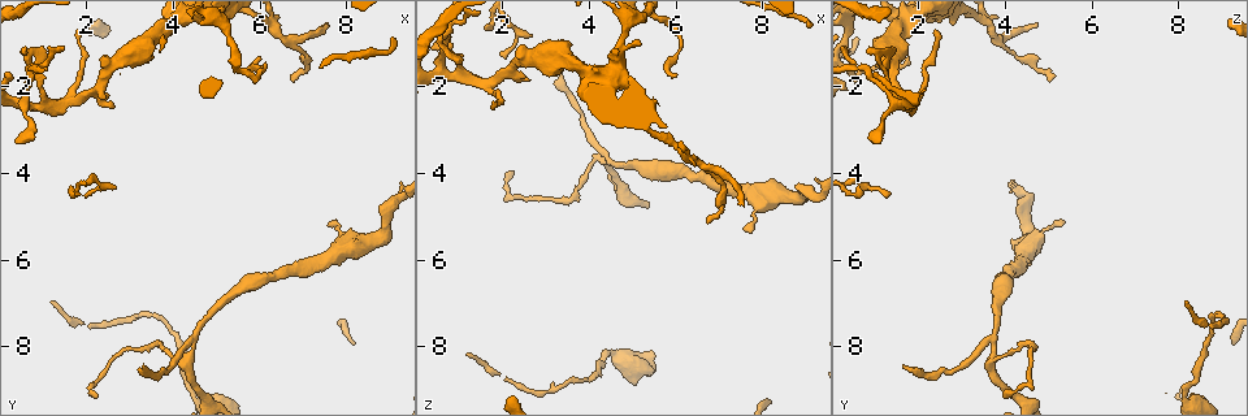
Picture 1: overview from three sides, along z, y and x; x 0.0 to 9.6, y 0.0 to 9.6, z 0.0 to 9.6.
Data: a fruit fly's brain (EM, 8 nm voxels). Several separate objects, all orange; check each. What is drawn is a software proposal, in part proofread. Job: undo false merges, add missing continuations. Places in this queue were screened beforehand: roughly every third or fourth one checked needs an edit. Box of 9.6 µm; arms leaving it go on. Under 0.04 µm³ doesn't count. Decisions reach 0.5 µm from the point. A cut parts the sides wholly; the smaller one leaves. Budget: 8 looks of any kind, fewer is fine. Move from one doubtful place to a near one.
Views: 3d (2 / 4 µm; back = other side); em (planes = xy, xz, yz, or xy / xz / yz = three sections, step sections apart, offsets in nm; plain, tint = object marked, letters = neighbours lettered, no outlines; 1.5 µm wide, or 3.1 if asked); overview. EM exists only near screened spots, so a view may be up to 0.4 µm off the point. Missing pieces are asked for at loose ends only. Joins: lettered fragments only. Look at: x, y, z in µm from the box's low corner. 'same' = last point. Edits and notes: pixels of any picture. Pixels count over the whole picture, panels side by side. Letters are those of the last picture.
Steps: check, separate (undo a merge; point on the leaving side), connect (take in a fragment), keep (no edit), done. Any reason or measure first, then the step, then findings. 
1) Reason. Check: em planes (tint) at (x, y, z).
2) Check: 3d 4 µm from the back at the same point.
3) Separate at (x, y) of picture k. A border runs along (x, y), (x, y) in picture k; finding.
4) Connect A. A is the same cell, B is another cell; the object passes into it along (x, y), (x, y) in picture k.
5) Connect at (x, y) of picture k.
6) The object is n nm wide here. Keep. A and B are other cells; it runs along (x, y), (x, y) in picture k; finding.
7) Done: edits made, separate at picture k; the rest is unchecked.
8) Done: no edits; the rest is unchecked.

End of a long branch. Check: 3d 4 µm at (2.05, 7.50, 8.75).

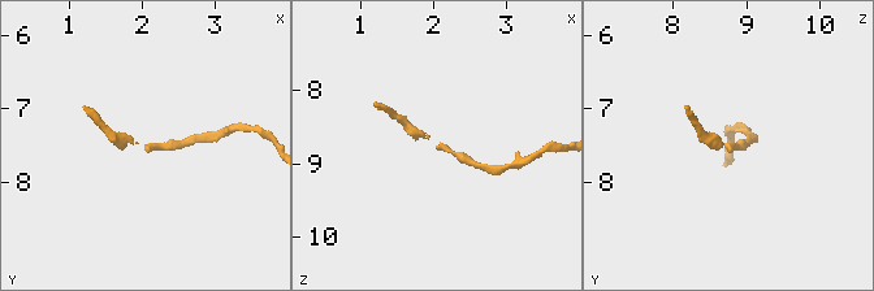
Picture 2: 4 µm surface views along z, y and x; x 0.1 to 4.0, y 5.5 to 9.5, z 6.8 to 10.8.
Check: em planes (letters) at (2.05, 7.55, 8.85).

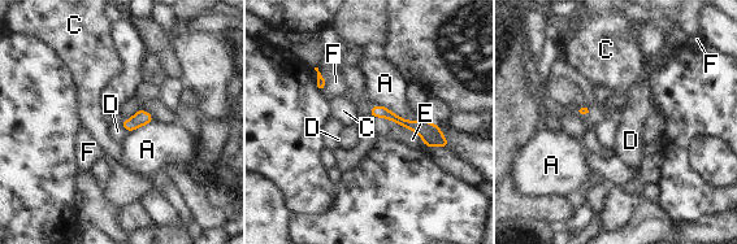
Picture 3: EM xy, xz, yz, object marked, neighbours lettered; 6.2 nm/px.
The object is 80 nm wide here. Keep. A, C, D, E and F are other cells; it runs along (372, 110), (420, 126), (445, 143) in picture 3; none of them fits.

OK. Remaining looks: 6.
Free end. Check: em xz step 8 (tint) at (6.70, 1.70, 5.20).

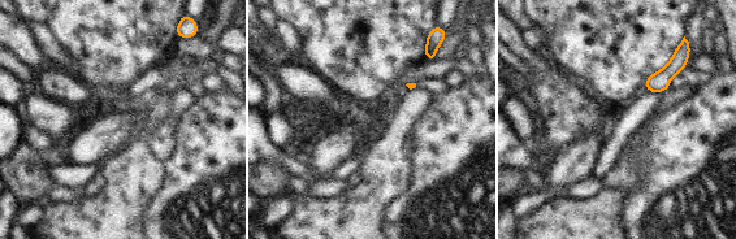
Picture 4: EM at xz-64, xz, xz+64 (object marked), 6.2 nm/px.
Check: em planes (letters) at the same point.

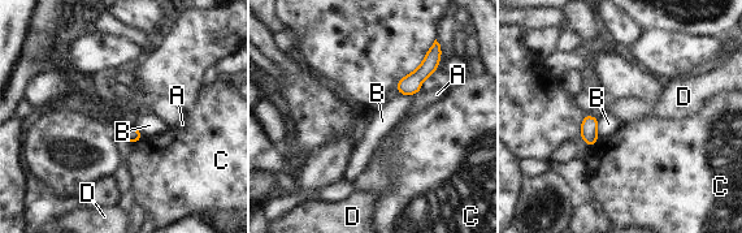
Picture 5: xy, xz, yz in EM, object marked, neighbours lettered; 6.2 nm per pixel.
Keep. A, B, C and D are other cells; a border runs along (599, 119), (597, 126), (598, 138) in picture 5; none of them fits.

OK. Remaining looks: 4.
Branch point. Check: 3d 2 µm at (0.65, 2.40, 1.65).

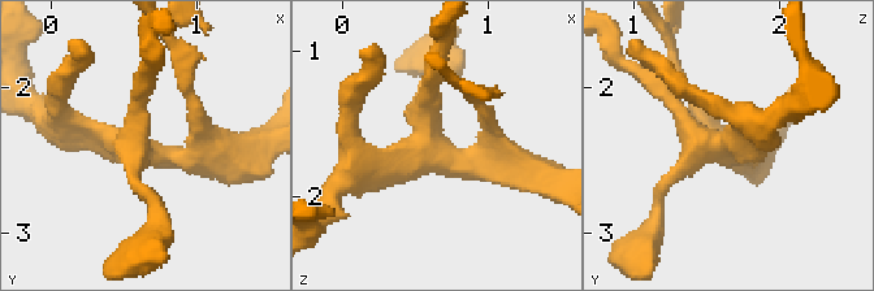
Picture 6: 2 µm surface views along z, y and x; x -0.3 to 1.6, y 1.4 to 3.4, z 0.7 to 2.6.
Check: em planes (plain) at (0.66, 2.42, 1.70).

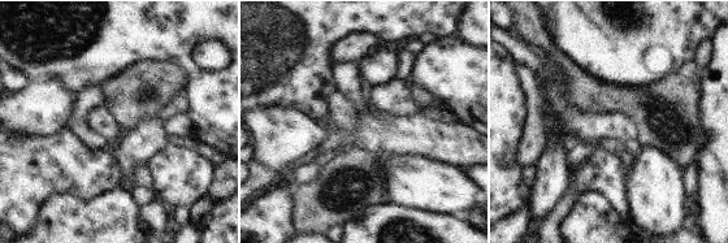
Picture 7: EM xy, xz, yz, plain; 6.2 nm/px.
Check: em planes (letters) at the same point.

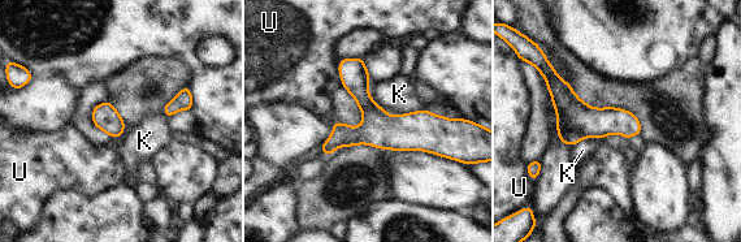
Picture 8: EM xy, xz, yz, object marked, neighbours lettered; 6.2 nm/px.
The object is 160 nm wide here. Keep. K and U are other cells; it runs along (342, 64), (393, 132), (445, 132) in picture 8; all the same neuron.

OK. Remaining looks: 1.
Done: no edits; the rest is unchecked.

